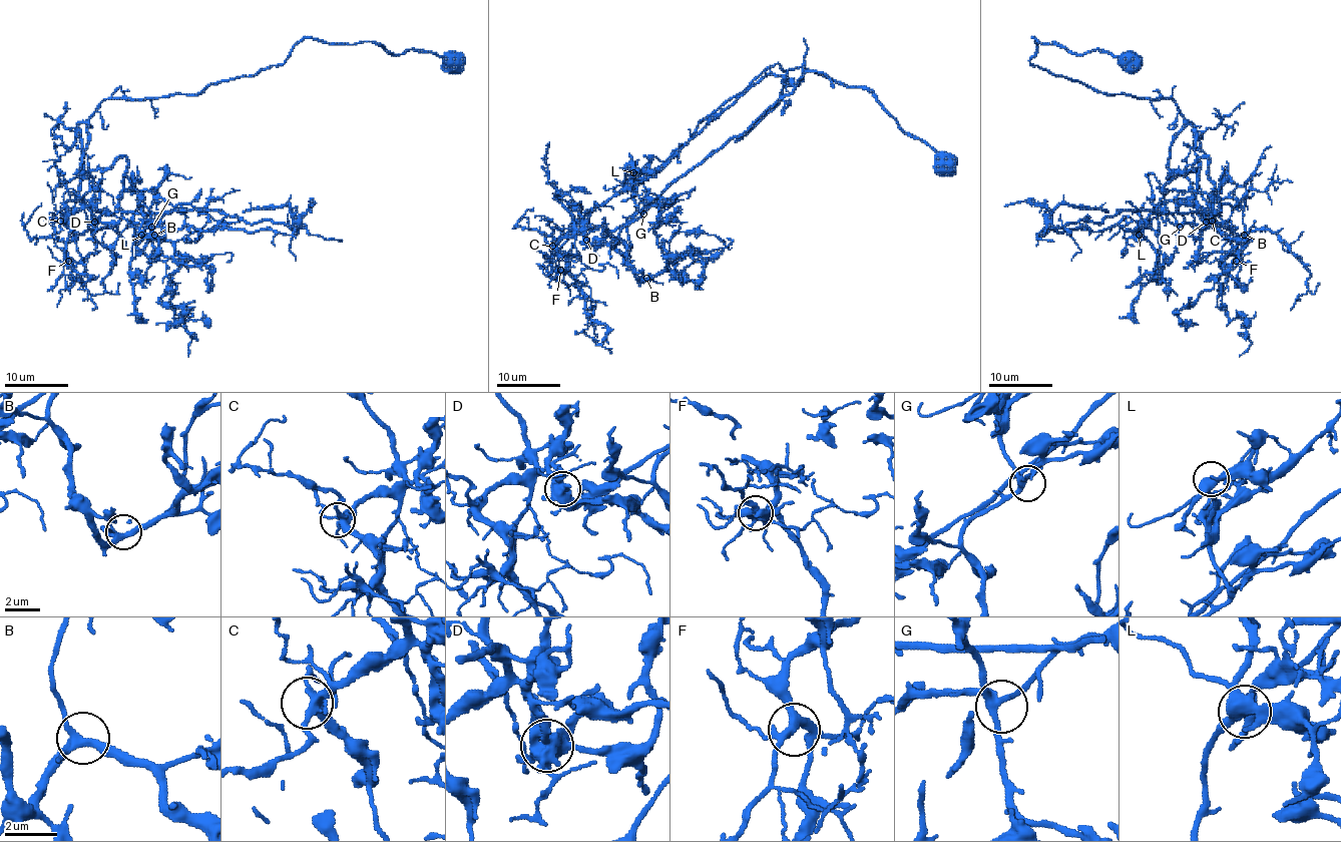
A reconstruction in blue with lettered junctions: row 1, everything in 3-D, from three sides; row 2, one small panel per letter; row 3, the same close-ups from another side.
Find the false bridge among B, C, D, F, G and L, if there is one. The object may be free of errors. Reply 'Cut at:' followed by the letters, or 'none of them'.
Cut at: D

